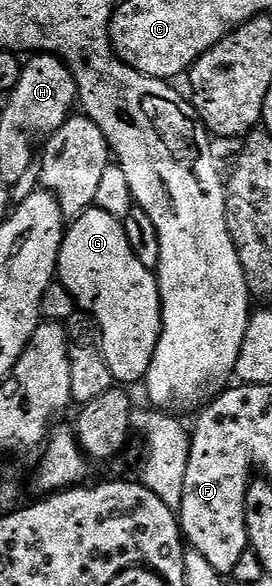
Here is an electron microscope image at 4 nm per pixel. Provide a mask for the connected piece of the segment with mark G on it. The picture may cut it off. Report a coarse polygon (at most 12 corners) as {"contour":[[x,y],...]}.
{"contour":[[95,206],[62,236],[56,279],[93,315],[115,384],[160,341],[157,274]]}

